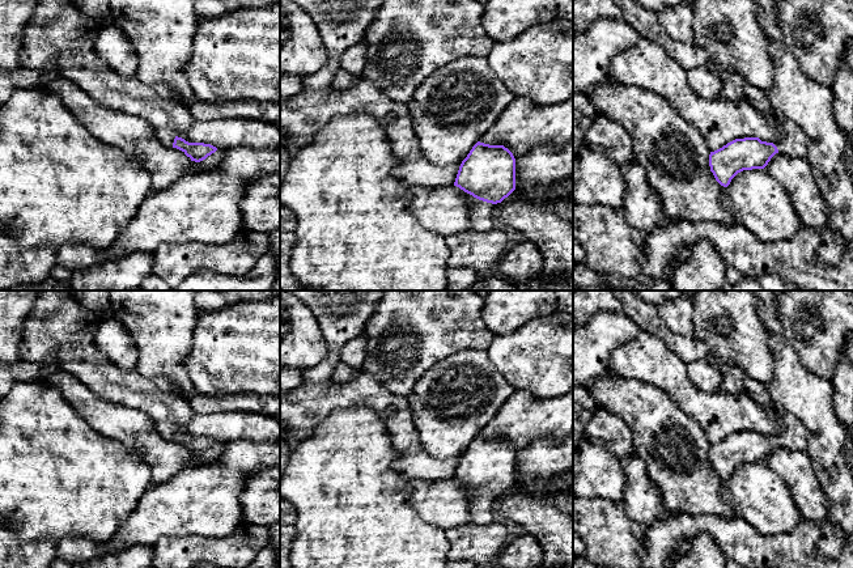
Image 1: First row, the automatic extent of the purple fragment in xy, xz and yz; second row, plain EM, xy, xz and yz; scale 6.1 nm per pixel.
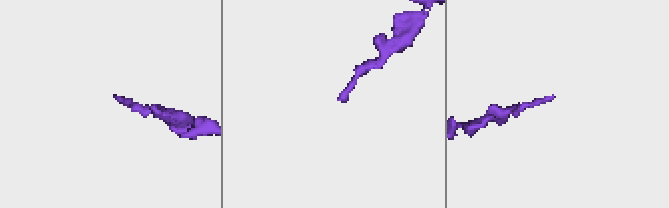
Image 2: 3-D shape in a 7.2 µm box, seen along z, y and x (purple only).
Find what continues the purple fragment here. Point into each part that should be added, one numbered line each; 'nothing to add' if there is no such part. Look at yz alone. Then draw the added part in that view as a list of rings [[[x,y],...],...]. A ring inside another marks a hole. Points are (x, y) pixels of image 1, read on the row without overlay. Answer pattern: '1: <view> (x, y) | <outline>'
1: yz (792, 436) | [[[765,408],[768,416],[781,427],[781,432],[775,437],[778,446],[806,450],[806,432],[802,423],[790,412],[782,410]]]

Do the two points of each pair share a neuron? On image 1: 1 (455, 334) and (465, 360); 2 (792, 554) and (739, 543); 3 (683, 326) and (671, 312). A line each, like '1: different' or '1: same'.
1: different
2: same
3: same

